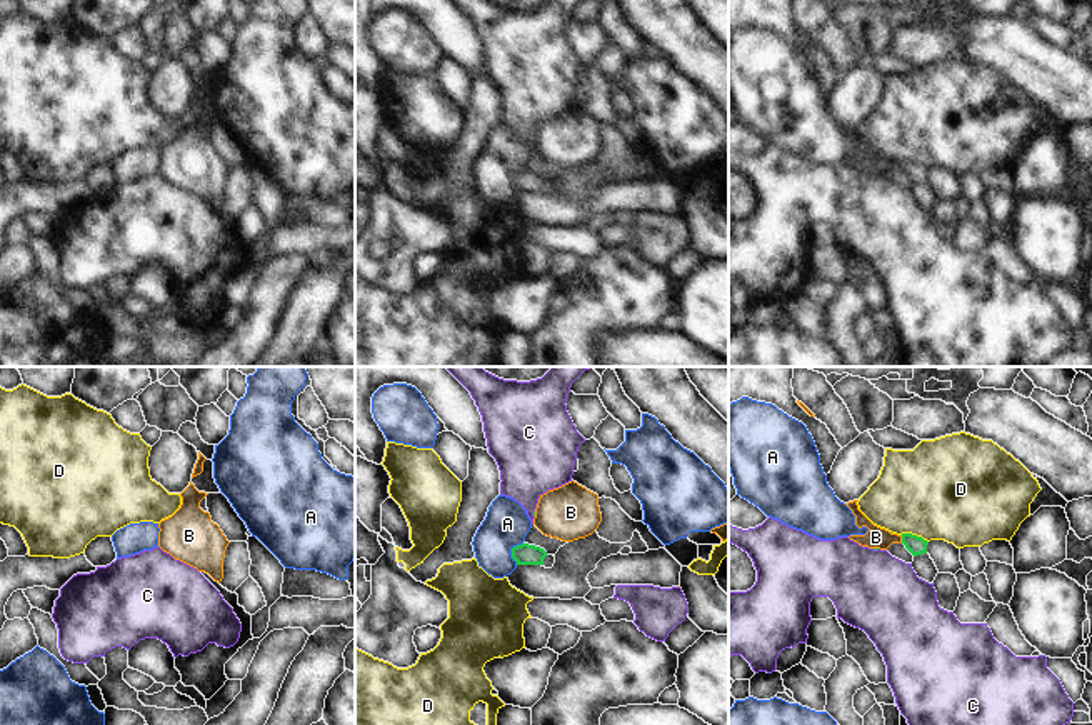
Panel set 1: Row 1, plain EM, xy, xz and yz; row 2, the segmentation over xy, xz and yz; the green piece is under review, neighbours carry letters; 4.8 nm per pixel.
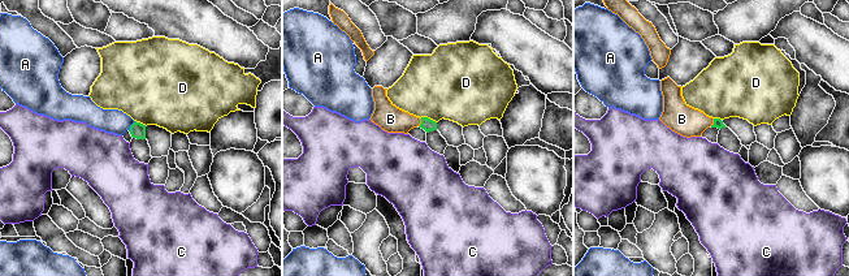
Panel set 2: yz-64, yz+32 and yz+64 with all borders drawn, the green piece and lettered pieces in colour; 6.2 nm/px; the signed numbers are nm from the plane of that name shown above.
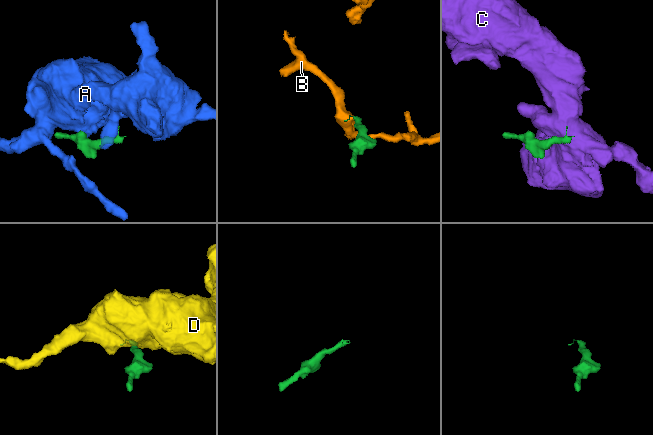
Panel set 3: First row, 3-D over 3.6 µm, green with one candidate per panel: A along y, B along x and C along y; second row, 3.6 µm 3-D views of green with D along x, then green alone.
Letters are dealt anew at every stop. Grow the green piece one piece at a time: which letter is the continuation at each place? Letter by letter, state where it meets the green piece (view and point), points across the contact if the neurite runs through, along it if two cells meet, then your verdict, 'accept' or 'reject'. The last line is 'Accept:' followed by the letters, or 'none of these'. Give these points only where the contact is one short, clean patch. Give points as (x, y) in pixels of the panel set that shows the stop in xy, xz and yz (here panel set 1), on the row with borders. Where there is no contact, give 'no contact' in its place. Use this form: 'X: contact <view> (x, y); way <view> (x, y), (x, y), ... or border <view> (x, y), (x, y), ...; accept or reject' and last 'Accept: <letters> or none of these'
A: contact xz (512, 552); border xz (522, 542), (512, 549), (515, 564); reject
B: contact yz (902, 539); way yz (916, 545), (902, 539), (876, 537); accept
C: contact xz (534, 514); border xz (534, 510), (534, 517); reject
D: contact yz (914, 535); border yz (901, 534), (916, 534), (927, 542); reject
Accept: B

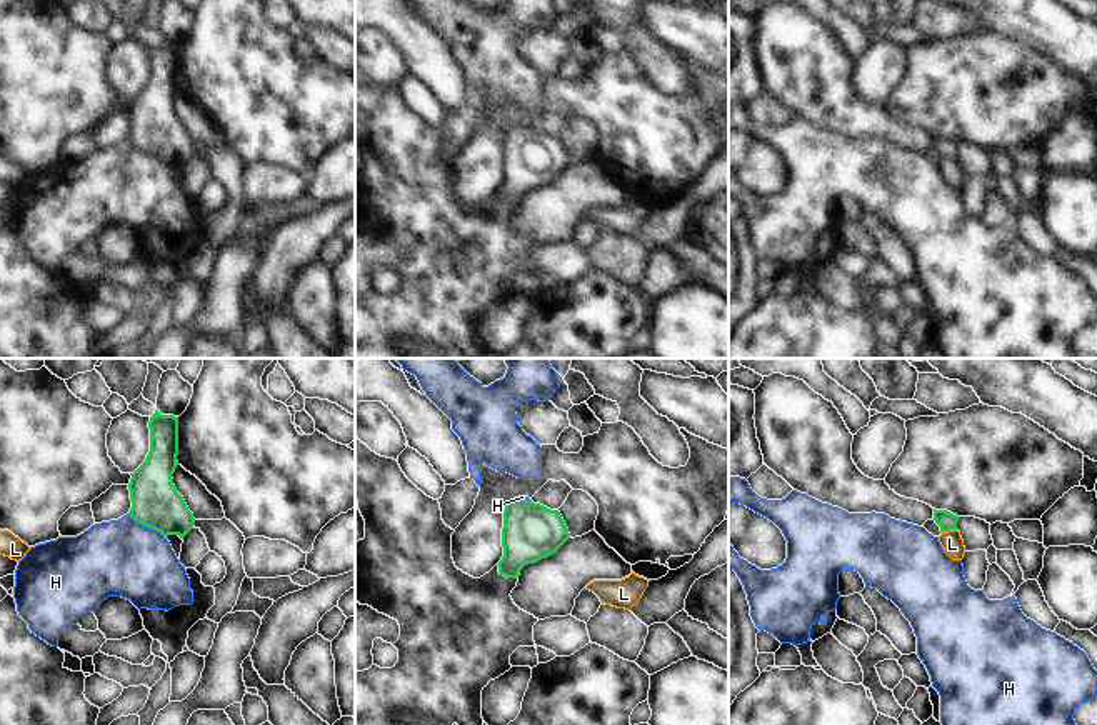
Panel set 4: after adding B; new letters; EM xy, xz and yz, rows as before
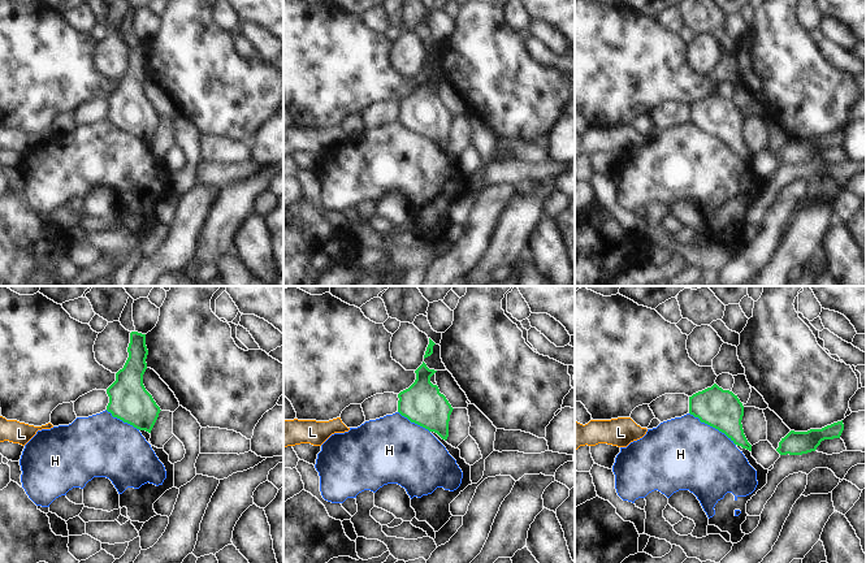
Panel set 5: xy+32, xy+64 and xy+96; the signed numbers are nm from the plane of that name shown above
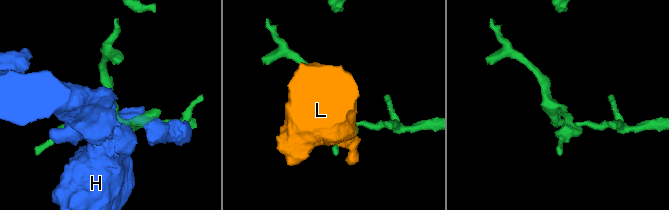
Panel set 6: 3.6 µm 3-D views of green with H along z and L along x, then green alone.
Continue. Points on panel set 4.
H: contact xy (145, 525); reject
L: contact yz (949, 529); reject
Accept: none of these

